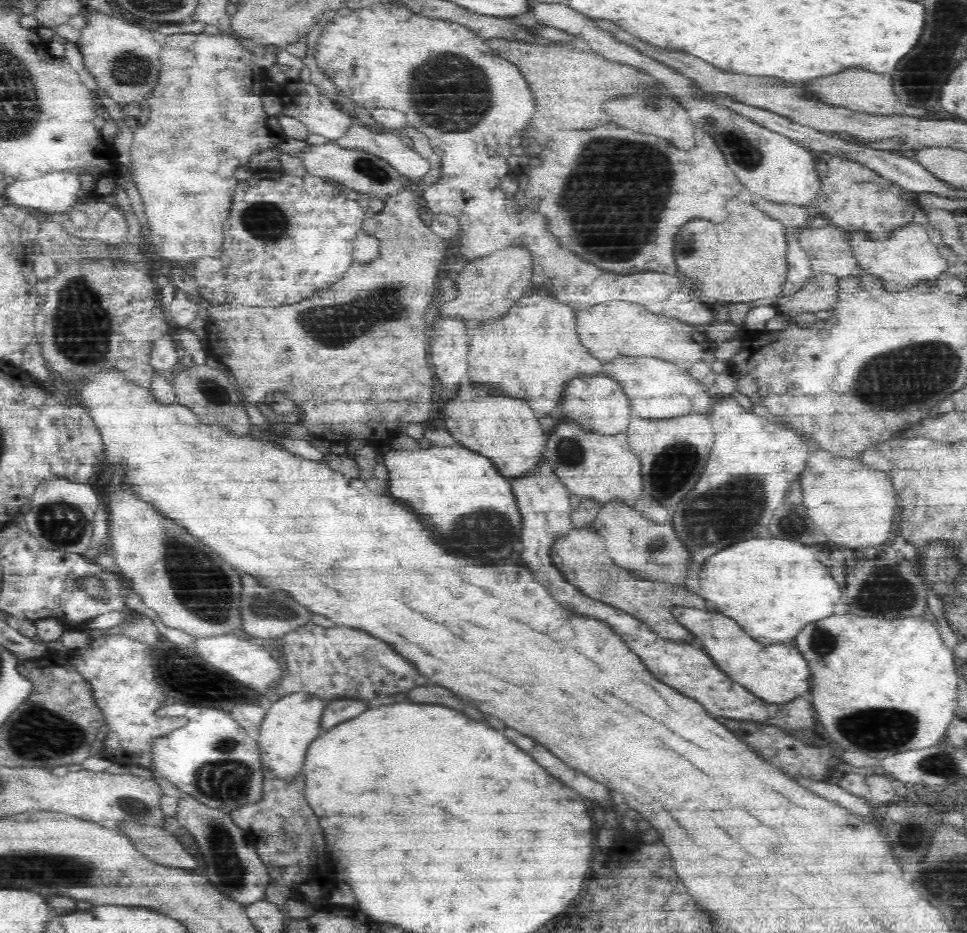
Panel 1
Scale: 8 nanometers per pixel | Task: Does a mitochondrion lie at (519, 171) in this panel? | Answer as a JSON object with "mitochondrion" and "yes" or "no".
{"mitochondrion":"no"}

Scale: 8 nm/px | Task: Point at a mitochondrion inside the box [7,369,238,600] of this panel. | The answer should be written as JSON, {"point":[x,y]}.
{"point":[62,523]}

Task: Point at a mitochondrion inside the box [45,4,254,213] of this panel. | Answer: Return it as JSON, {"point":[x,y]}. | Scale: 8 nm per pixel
{"point":[130,69]}

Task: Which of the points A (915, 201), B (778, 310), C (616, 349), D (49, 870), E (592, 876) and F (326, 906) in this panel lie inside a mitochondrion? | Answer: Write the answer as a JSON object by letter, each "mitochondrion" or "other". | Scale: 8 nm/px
{"A":"other","B":"other","C":"other","D":"mitochondrion","E":"other","F":"other"}

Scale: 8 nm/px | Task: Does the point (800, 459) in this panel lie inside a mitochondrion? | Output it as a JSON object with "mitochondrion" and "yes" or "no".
{"mitochondrion":"no"}

